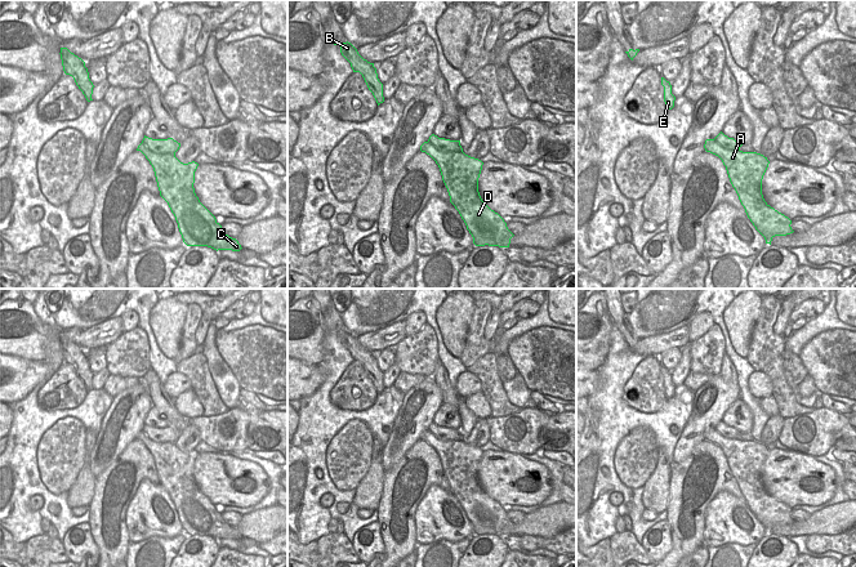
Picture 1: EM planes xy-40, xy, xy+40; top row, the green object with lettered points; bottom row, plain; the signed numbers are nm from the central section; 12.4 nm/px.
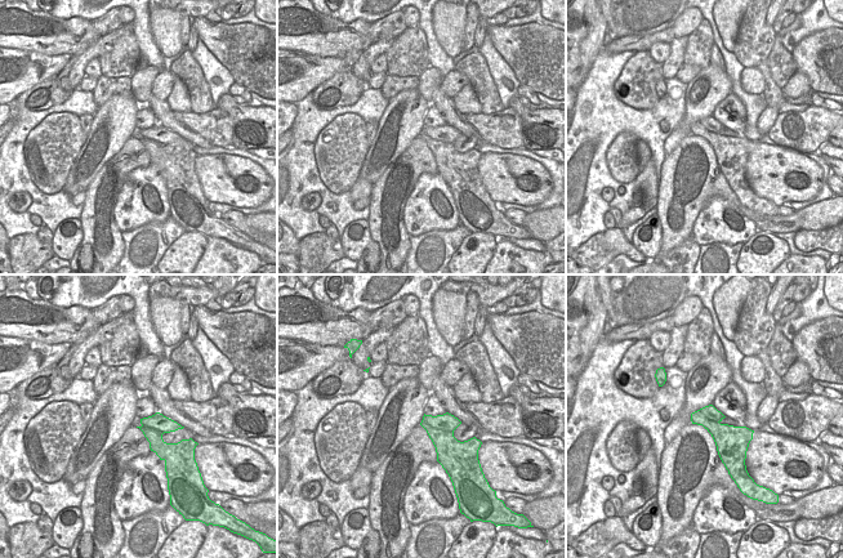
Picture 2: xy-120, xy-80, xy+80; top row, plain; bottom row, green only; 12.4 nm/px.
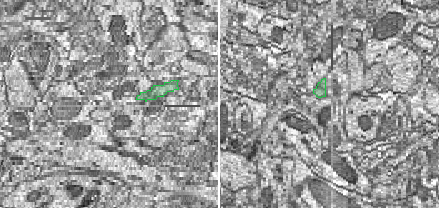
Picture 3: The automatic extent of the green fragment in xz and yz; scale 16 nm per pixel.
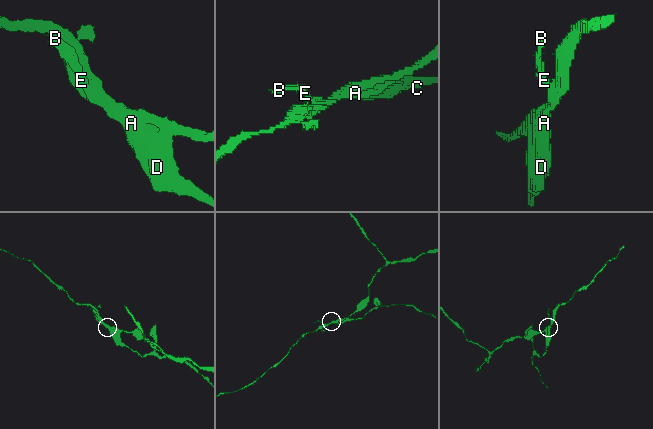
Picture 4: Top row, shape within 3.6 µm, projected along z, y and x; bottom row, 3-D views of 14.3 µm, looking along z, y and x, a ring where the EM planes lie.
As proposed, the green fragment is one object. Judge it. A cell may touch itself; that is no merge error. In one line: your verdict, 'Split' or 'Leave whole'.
Split.

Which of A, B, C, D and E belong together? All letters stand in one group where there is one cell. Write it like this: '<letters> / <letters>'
A C D / B E

